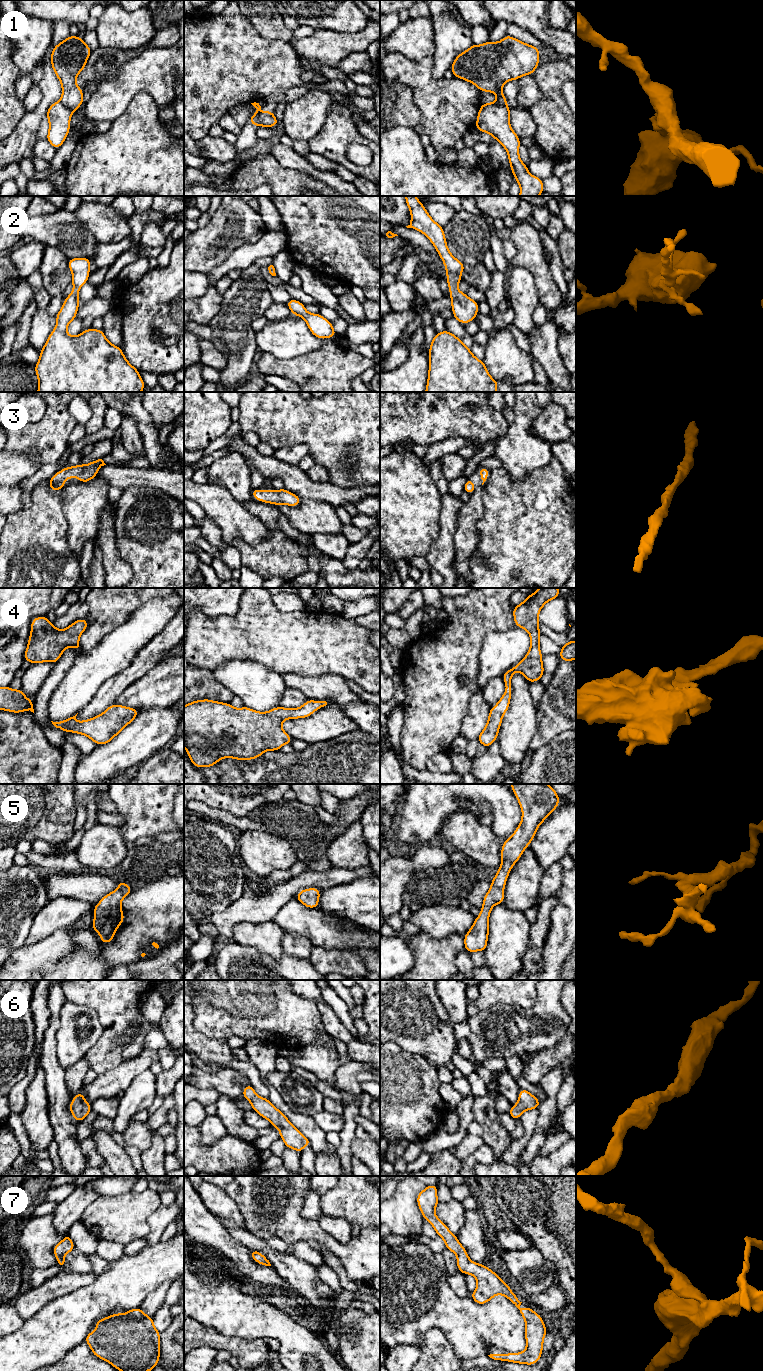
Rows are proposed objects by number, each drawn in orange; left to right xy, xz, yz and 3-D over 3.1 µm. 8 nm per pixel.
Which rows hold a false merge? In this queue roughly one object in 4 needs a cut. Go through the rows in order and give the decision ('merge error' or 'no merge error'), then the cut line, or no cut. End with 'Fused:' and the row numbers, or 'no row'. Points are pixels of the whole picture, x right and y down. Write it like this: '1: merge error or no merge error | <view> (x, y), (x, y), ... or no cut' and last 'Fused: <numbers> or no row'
1: merge error | xz (260, 111), (258, 125)
2: no merge error | no cut
3: no merge error | no cut
4: no merge error | no cut
5: no merge error | no cut
6: no merge error | no cut
7: no merge error | no cut
Fused: 1

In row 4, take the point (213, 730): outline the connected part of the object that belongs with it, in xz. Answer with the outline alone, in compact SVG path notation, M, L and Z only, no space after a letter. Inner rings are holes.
M308 699L296 709L275 707L268 712L258 712L246 706L238 709L229 703L196 700L184 706L184 747L197 768L214 766L222 758L257 759L267 750L279 751L284 744L291 743L293 739L281 726L284 720L306 718L326 705L326 701Z

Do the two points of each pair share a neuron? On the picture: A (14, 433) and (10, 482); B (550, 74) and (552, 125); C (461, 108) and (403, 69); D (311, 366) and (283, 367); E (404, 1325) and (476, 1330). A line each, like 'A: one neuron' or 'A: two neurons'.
A: two neurons
B: one neuron
C: one neuron
D: one neuron
E: one neuron

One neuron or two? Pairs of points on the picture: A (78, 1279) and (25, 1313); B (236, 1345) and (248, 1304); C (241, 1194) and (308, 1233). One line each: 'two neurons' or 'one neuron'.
A: one neuron
B: two neurons
C: one neuron

